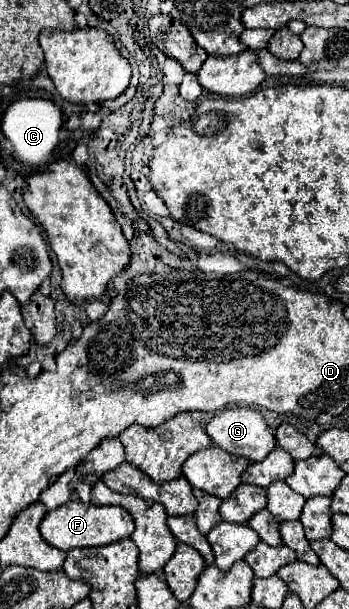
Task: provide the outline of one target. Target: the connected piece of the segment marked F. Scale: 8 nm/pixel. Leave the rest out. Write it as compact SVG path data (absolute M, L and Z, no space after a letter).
M66 502L64 506L48 512L40 524L40 534L44 536L44 540L50 546L60 548L64 552L72 548L112 544L112 542L130 538L132 530L134 530L134 520L122 506L94 506L84 502Z

